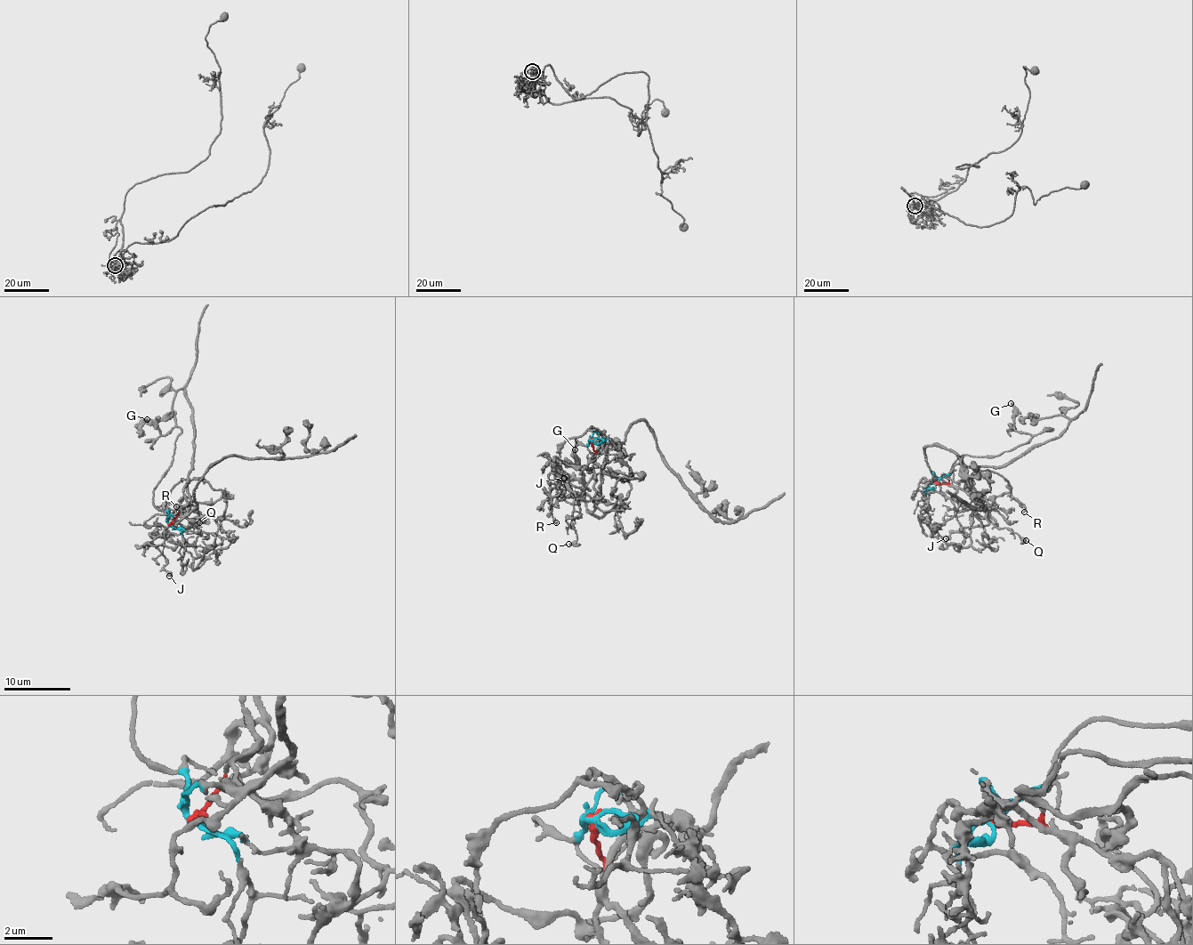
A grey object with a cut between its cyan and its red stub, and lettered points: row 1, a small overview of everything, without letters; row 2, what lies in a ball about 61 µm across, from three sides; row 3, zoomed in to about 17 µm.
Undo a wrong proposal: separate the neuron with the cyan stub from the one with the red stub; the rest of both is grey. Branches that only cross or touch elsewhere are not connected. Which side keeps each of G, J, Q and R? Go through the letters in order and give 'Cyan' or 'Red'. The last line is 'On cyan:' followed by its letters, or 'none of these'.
G: Cyan
J: Cyan
Q: Red
R: Red
On cyan: G, J

